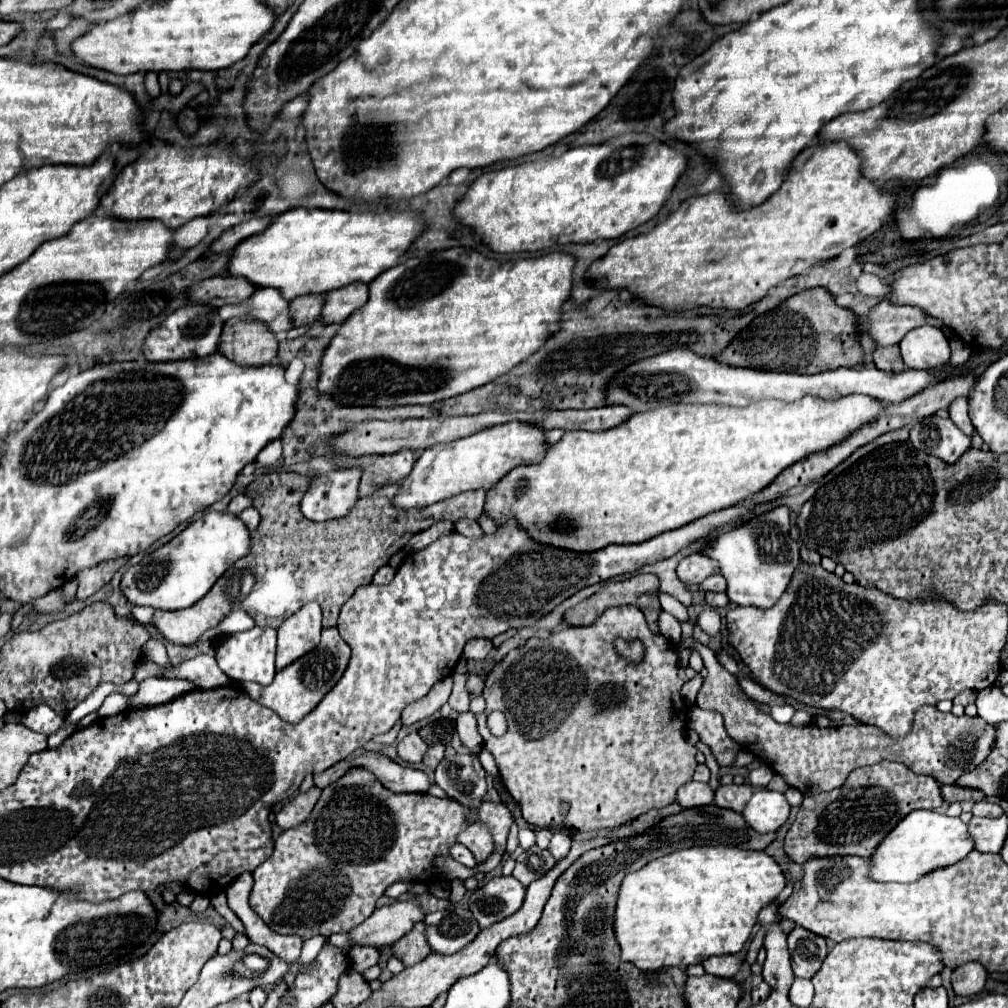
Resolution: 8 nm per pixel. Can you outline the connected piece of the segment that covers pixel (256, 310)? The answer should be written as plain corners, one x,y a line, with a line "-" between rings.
258,289
246,305
224,305
218,309
218,315
222,315
222,321
228,321
230,317
238,317
238,313
250,313
250,317
258,317
258,321
266,321
270,325
272,333
288,331
292,327
292,319
288,315
288,301
280,295
276,289

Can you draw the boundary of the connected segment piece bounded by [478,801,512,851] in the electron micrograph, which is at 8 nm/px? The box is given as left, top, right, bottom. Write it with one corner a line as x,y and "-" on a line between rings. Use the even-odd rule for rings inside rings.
484,801
482,807
480,807
478,821
488,825
488,829
492,831
496,849
504,851
506,849
506,837
508,837
510,825
512,825
510,811
502,803
488,803
488,801

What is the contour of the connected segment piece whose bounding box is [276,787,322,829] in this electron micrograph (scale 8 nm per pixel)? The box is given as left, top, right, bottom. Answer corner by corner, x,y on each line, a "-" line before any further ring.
312,787
308,793
300,793
296,799
292,799
290,803
286,803
278,813
276,813
276,823
278,827
282,829
292,829
292,827
298,827
302,825
304,821
308,821
316,801
318,801
318,795
322,791
318,787

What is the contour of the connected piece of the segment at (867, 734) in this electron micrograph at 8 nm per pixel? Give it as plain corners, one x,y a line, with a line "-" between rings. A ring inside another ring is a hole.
682,637
680,645
688,651
698,651
704,667
708,669
708,675
696,697
696,707
718,711
724,717
728,735
744,749
752,751
758,759
772,765
772,769
780,773
786,783
798,789
802,795
816,795
822,791
838,789
842,787
850,771
880,763
884,759
900,761
914,773
930,775
942,785
956,783
964,769
976,769
990,755
996,737
996,725
982,721
982,717
954,717
952,713
942,713
930,705
918,709
912,731
902,739
888,737
874,725
842,725
826,729
820,729
816,725
782,725
776,723
770,715
762,713
744,695
736,677
718,663
716,653
710,647
698,643
694,637

